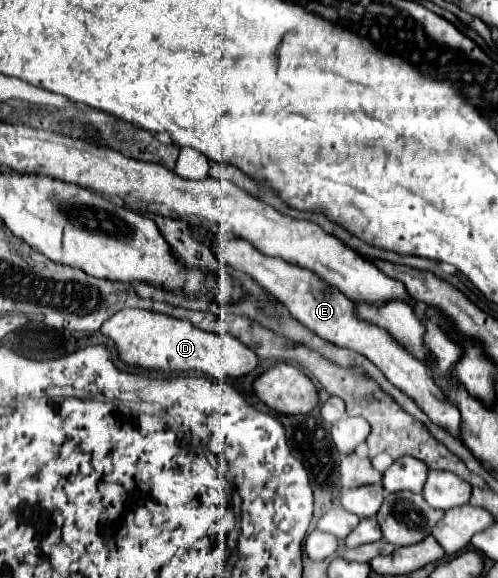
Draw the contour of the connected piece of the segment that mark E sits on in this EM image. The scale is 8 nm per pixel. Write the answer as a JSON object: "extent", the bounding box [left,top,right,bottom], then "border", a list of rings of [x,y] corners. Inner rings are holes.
{"extent":[216,234,460,438],"border":[[[218,234],[216,236],[216,252],[224,264],[248,274],[262,288],[266,288],[272,296],[276,296],[278,302],[284,308],[288,308],[290,314],[300,324],[304,324],[306,328],[316,332],[320,338],[324,338],[336,346],[356,350],[356,352],[364,354],[366,358],[370,358],[396,388],[406,392],[430,416],[430,420],[434,424],[444,426],[450,434],[454,434],[458,438],[460,412],[456,406],[448,404],[442,390],[436,386],[436,382],[432,378],[432,370],[428,366],[424,366],[418,358],[414,358],[404,346],[400,346],[384,328],[358,318],[354,314],[356,312],[354,302],[348,300],[340,290],[336,290],[336,286],[326,284],[318,274],[314,274],[306,268],[288,264],[282,258],[268,258],[268,256],[260,254],[250,242],[244,242],[240,238]]]}

